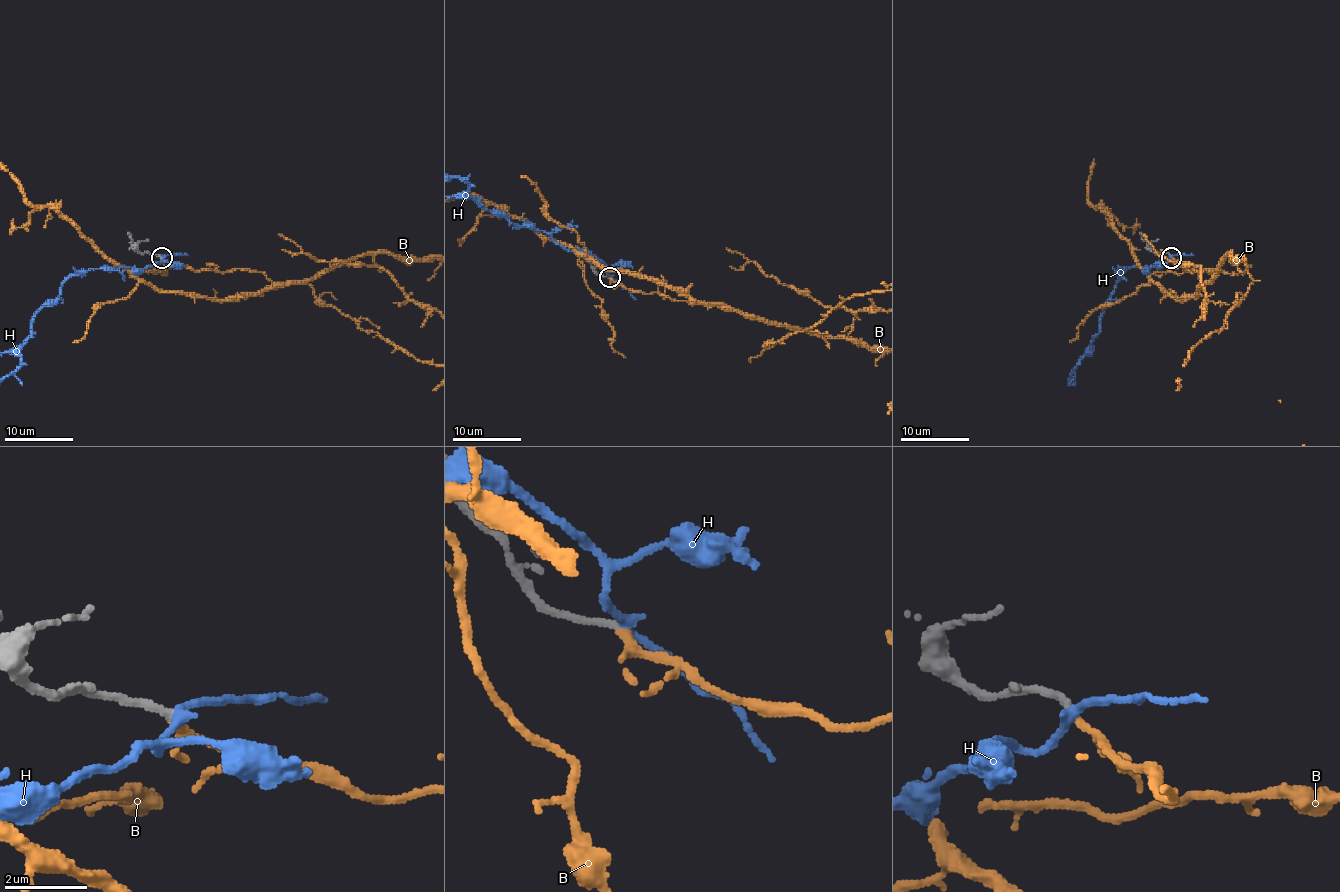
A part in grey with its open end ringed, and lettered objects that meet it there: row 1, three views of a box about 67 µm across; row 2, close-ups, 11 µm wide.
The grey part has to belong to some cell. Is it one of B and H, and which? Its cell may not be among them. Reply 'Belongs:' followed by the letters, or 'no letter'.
Belongs: B

